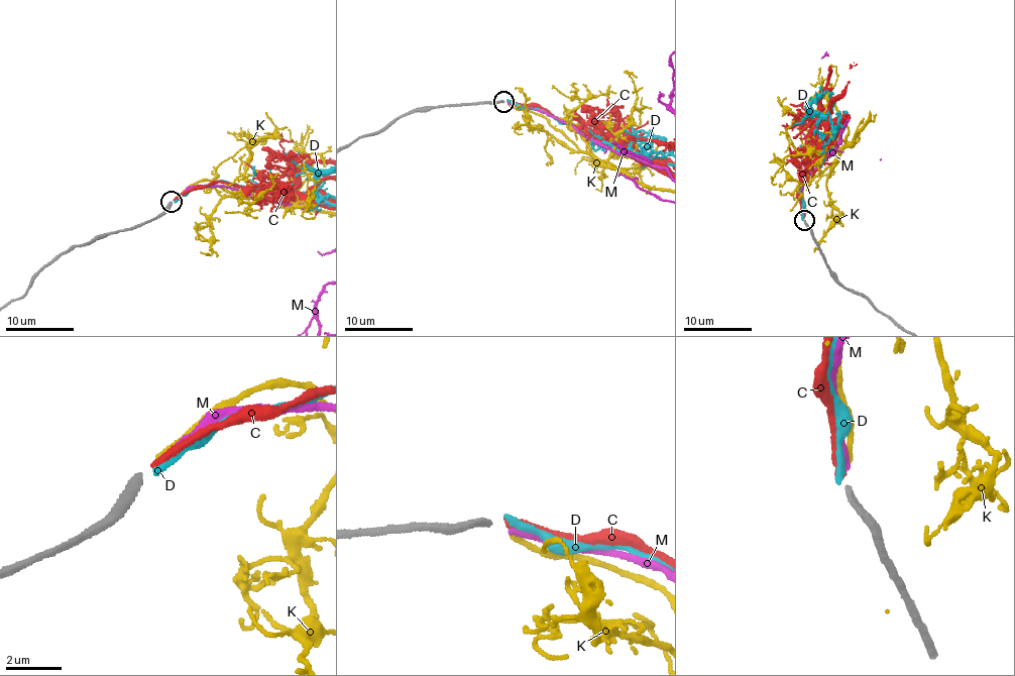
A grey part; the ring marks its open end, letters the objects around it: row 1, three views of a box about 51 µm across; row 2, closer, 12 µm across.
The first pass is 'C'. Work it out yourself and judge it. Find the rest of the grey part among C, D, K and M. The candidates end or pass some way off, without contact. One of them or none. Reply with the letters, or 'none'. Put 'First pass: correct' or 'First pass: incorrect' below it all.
C
First pass: correct

